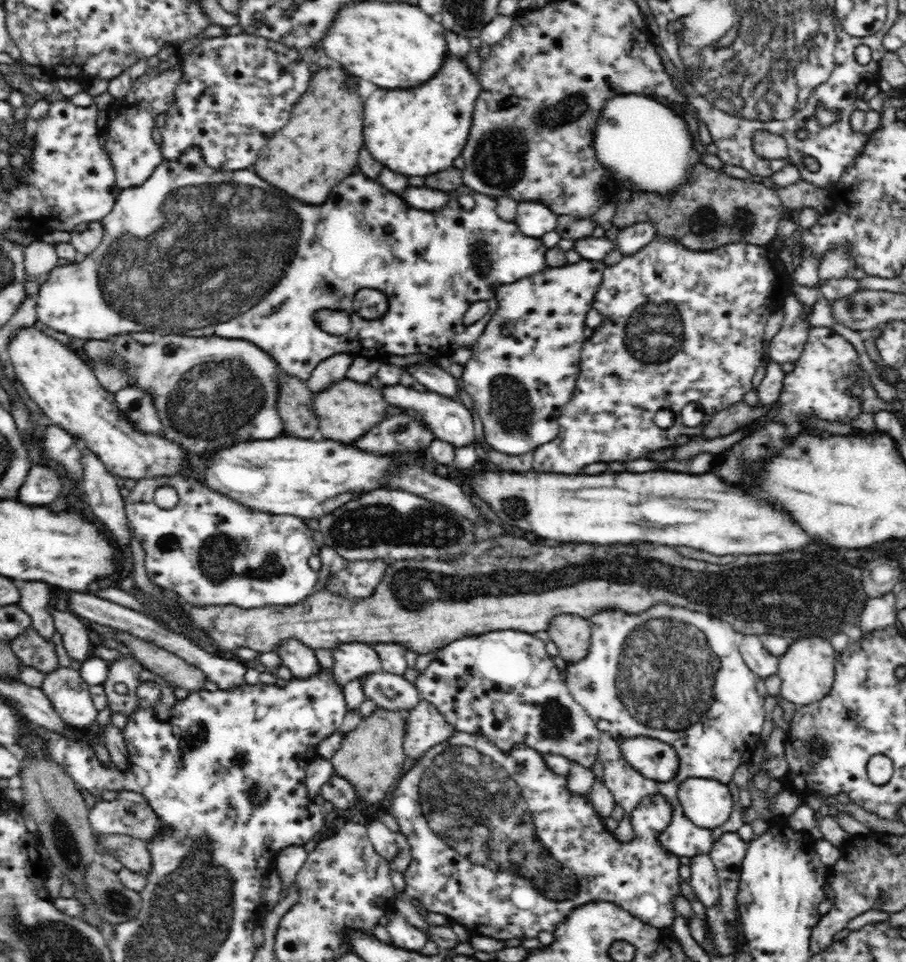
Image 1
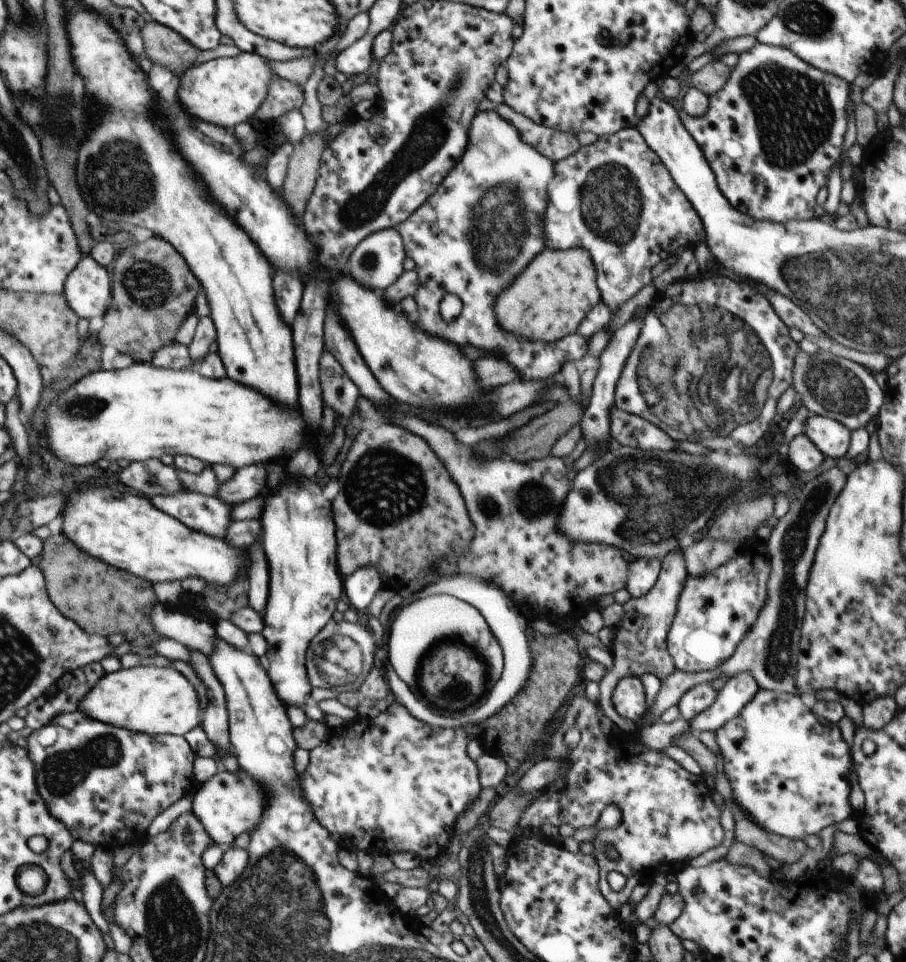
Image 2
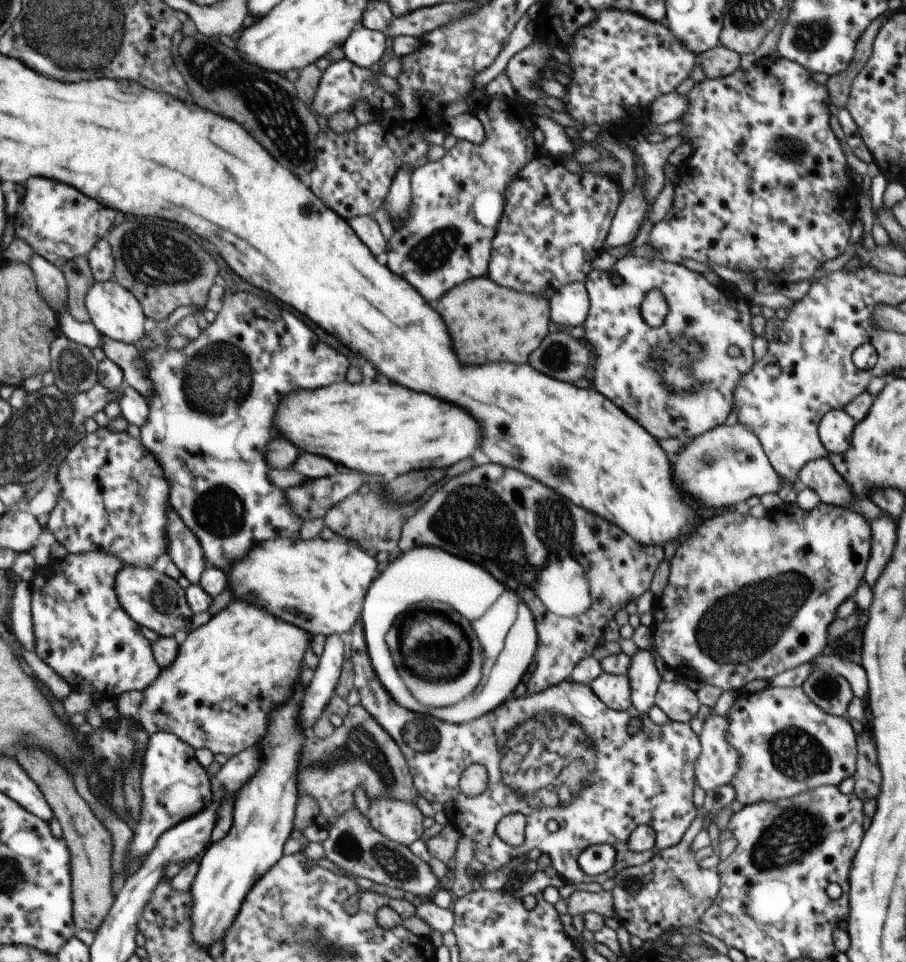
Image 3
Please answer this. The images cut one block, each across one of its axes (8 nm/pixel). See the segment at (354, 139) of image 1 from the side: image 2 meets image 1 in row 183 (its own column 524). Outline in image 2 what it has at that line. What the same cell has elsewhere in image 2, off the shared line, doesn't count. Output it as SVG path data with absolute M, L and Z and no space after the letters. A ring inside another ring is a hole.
M545 248L524 268L524 272L508 288L504 288L496 296L494 312L496 312L498 326L502 330L516 334L518 338L540 340L546 344L546 342L556 342L576 333L578 326L586 318L586 314L600 302L602 302L602 296L596 284L596 268L594 268L594 262L592 262L588 250L584 250L584 248L566 250Z

